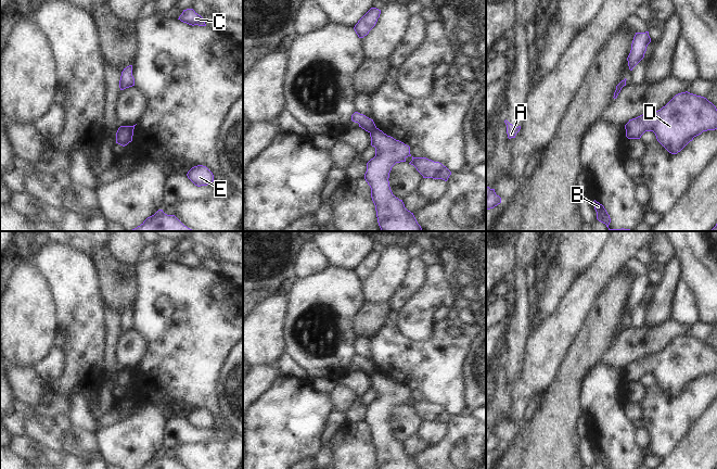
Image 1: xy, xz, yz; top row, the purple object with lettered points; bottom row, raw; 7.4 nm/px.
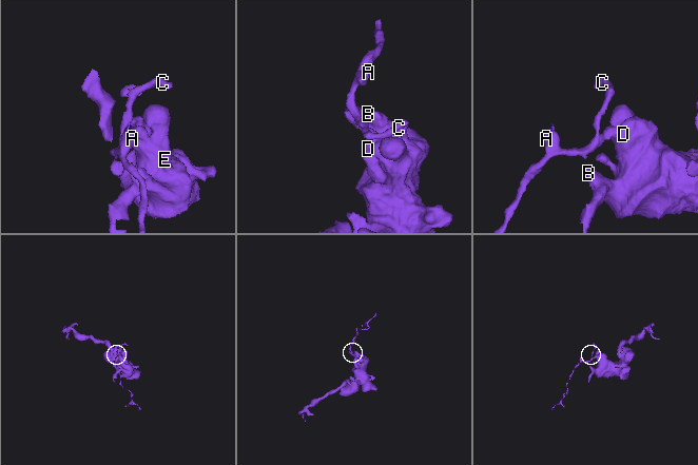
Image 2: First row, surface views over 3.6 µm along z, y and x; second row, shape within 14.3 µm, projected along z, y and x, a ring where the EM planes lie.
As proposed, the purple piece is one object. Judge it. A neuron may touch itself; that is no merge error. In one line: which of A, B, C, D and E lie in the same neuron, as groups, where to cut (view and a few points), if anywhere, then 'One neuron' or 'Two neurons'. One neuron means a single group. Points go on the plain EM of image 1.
Groups: A C / B D E. Split along xz (375, 369), (369, 375). Two neurons

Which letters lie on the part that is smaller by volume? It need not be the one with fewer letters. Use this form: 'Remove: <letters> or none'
Remove: A, C

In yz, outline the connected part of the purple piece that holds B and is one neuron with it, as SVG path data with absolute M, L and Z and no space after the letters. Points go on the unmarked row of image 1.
M596 443L593 444L593 447L594 447L594 453L597 455L597 462L609 469L611 466L611 461L604 449L599 445L597 445Z

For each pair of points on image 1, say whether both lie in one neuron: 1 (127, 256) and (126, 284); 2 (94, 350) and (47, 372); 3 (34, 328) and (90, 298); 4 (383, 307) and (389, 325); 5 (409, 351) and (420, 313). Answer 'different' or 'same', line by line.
1: different
2: different
3: different
4: different
5: different

